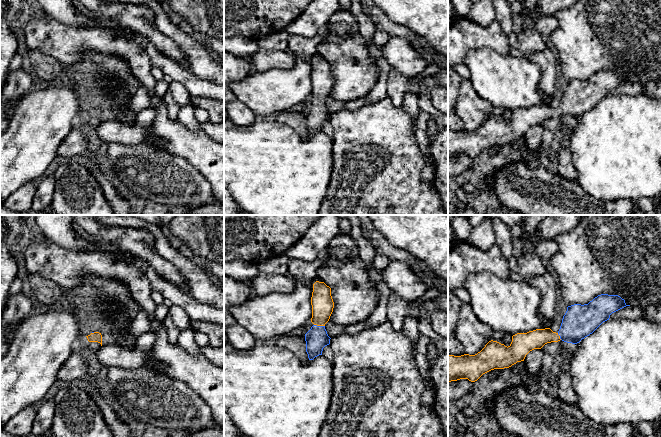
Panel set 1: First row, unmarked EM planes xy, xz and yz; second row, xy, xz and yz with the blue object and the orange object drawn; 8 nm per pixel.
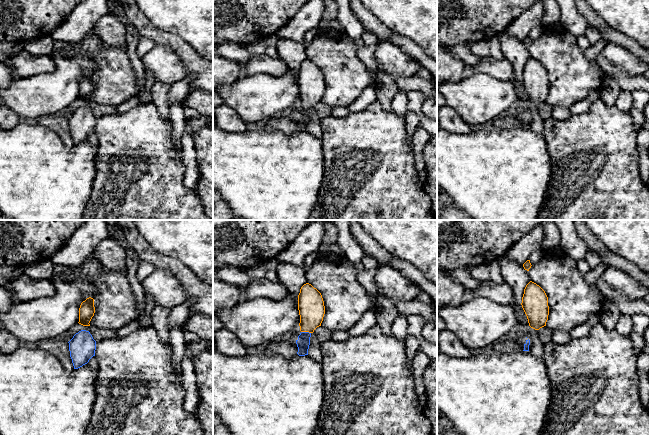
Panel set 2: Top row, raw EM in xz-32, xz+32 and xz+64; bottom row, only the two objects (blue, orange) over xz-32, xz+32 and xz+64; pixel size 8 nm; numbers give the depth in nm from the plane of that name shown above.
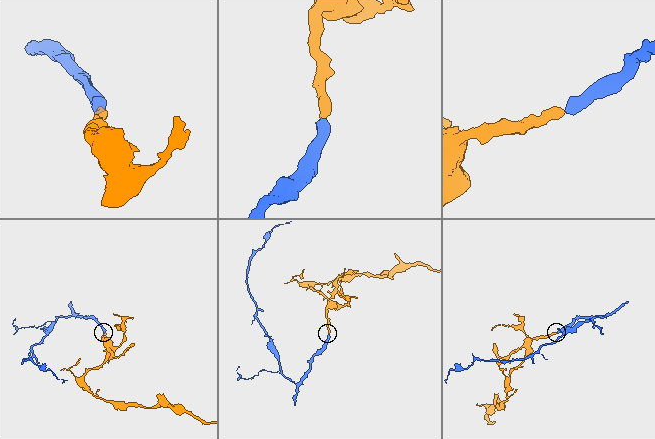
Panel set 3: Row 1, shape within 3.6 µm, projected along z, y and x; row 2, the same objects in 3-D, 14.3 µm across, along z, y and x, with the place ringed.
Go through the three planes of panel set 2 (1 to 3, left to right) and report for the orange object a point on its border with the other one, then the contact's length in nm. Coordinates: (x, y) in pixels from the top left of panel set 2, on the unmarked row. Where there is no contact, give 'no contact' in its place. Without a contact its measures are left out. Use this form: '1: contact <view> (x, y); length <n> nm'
1: no contact
2: contact xz+32 (306, 108); length 80 nm
3: no contact

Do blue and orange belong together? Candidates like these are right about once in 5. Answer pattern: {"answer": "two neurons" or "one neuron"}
{"answer": "one neuron"}

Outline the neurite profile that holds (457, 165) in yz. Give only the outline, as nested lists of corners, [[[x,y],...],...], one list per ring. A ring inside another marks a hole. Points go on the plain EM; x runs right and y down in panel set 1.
[[[460,155],[448,158],[448,176],[458,176],[471,168],[473,158]]]

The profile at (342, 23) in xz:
[[[349,11],[334,13],[327,25],[329,32],[333,32],[343,38],[352,38],[359,34],[359,25]]]

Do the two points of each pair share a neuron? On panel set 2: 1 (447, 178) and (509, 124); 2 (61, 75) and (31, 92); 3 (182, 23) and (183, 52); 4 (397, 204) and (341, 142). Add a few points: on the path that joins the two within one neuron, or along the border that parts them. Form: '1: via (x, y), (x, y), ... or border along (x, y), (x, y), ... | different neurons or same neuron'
1: border along (491, 125), (506, 129), (522, 127) | different neurons
2: via (54, 82), (44, 92), (38, 92) | same neuron
3: border along (162, 29), (180, 36), (200, 55) | different neurons
4: via (381, 188), (366, 173), (366, 167), (354, 156) | same neuron

